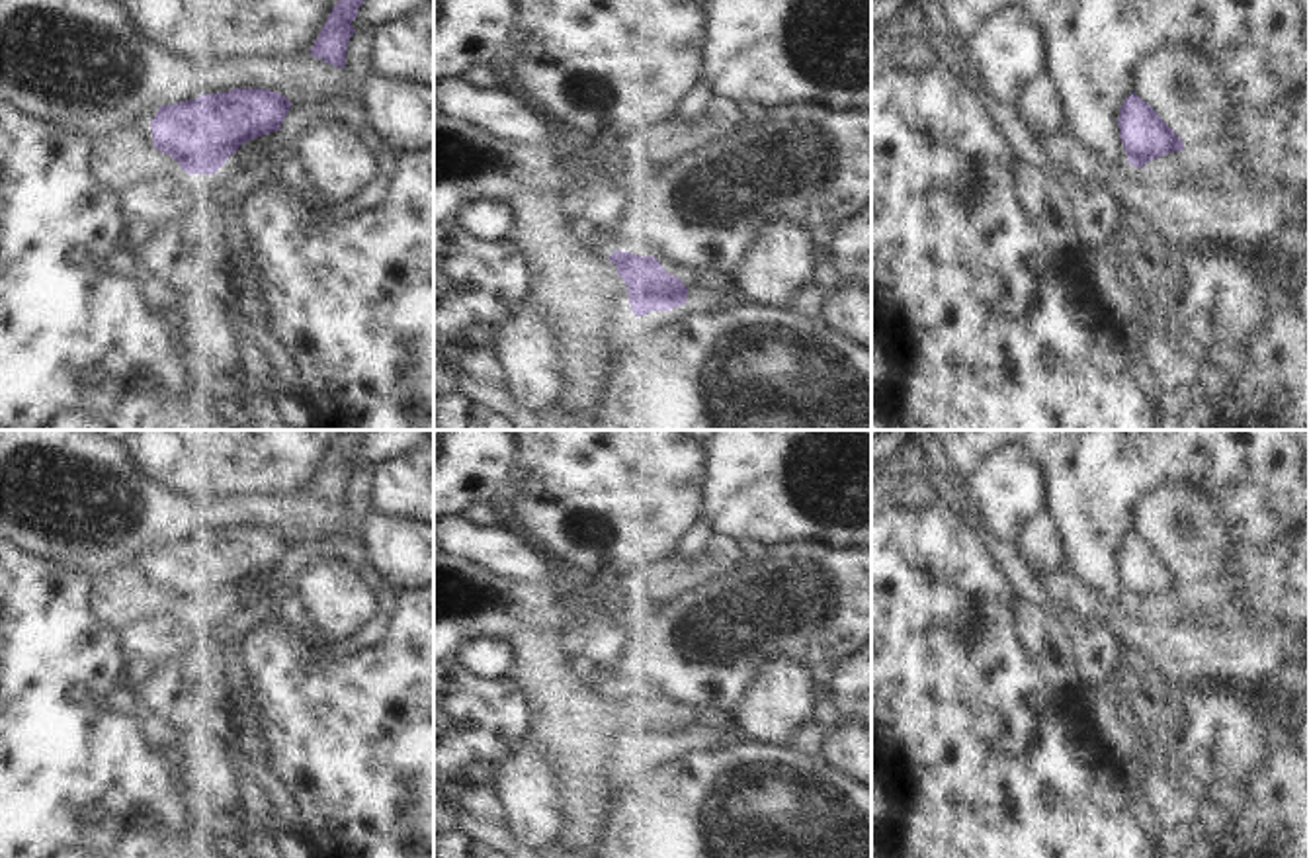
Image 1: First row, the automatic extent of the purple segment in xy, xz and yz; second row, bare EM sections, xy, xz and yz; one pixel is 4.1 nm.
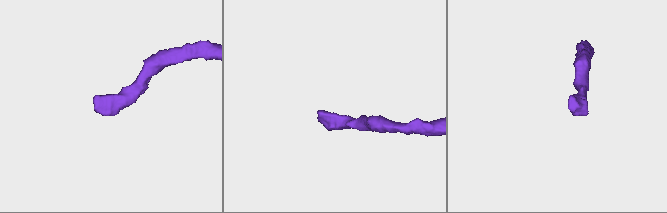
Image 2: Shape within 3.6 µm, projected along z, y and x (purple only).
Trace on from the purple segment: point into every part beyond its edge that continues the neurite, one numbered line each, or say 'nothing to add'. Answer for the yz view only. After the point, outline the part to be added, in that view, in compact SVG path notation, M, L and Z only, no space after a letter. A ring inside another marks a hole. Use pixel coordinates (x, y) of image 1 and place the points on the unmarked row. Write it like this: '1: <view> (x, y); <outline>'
nothing to add

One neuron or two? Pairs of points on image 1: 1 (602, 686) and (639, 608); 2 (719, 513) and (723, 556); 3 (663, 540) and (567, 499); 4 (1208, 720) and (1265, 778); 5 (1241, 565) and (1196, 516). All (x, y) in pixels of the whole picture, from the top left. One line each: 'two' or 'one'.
1: one
2: two
3: one
4: two
5: two

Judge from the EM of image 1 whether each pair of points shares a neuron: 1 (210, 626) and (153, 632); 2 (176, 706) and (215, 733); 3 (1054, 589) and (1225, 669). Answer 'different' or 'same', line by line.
1: same
2: same
3: same

